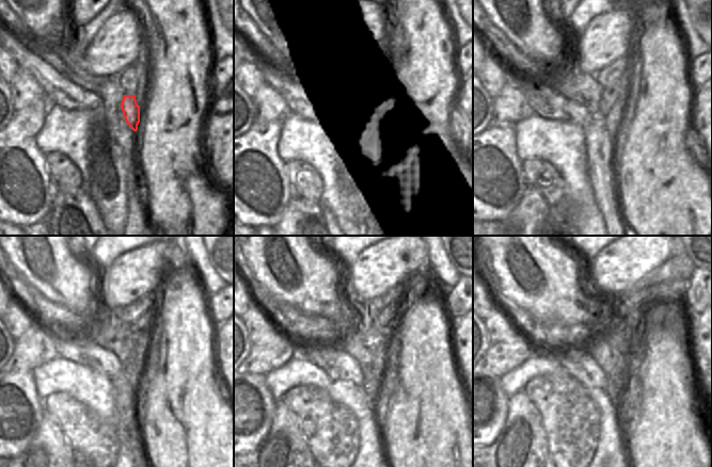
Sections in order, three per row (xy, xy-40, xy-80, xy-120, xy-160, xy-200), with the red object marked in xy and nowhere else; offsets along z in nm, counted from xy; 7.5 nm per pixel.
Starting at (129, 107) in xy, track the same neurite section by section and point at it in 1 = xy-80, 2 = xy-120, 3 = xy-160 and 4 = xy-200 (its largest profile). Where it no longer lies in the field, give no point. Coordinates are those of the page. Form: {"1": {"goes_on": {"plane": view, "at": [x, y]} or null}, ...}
{"1": {"goes_on": {"plane": "xy-80", "at": [612, 94]}}, "2": {"goes_on": {"plane": "xy-120", "at": [143, 325]}}, "3": {"goes_on": {"plane": "xy-160", "at": [386, 318]}}, "4": {"goes_on": {"plane": "xy-200", "at": [675, 289]}}}

